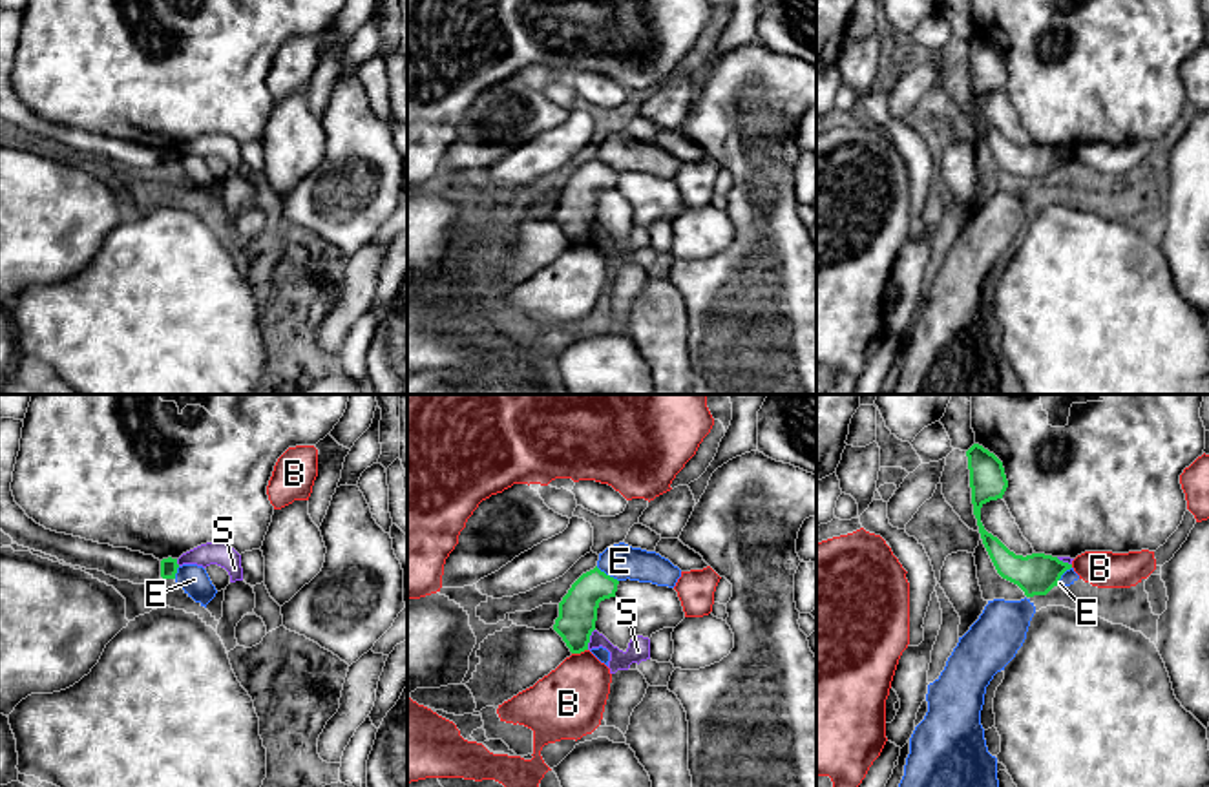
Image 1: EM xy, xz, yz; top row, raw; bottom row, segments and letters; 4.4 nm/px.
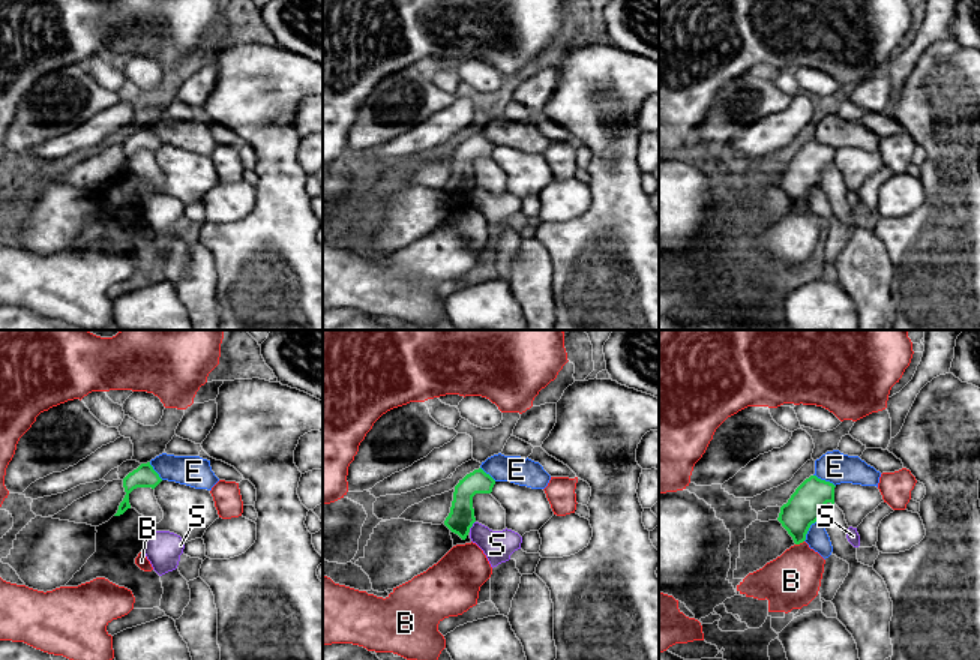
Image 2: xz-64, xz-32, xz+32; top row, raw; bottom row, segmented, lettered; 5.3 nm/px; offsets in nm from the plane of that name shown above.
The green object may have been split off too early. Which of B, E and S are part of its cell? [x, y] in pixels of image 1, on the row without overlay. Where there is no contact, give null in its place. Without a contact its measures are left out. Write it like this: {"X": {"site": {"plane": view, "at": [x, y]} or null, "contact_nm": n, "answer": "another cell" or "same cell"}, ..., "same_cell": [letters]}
{"B": {"site": {"plane": "xz", "at": [579, 243]}, "contact_nm": 80, "answer": "another cell"}, "E": {"site": {"plane": "xz", "at": [605, 165]}, "contact_nm": 120, "answer": "another cell"}, "S": {"site": {"plane": "xz", "at": [588, 230]}, "contact_nm": 100, "answer": "another cell"}, "same_cell": []}

